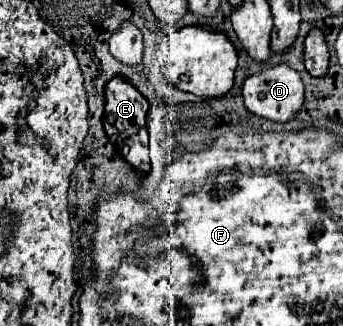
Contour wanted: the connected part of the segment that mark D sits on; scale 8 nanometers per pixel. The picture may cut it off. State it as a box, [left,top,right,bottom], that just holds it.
[241,63,305,123]

